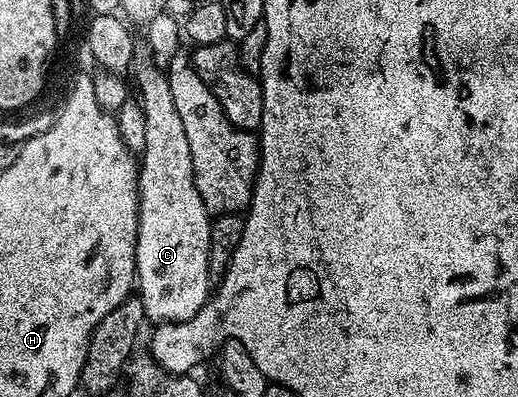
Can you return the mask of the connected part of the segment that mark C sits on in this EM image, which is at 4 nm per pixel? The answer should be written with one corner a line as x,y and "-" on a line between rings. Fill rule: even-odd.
137,51
132,63
132,73
138,86
138,99
144,112
145,123
145,146
140,153
138,165
138,241
136,242
136,254
134,255
134,270
136,273
136,292
142,298
142,305
146,311
146,320
158,324
171,324
172,322
184,322
193,316
206,305
212,295
212,281
210,279
210,221
211,213
207,212
204,206
204,198
200,198
200,190
196,190
196,178
192,170
192,150
188,145
188,138
185,137
184,126
180,114
177,113
176,102
173,101
171,87
166,78
165,71
158,67
149,53

